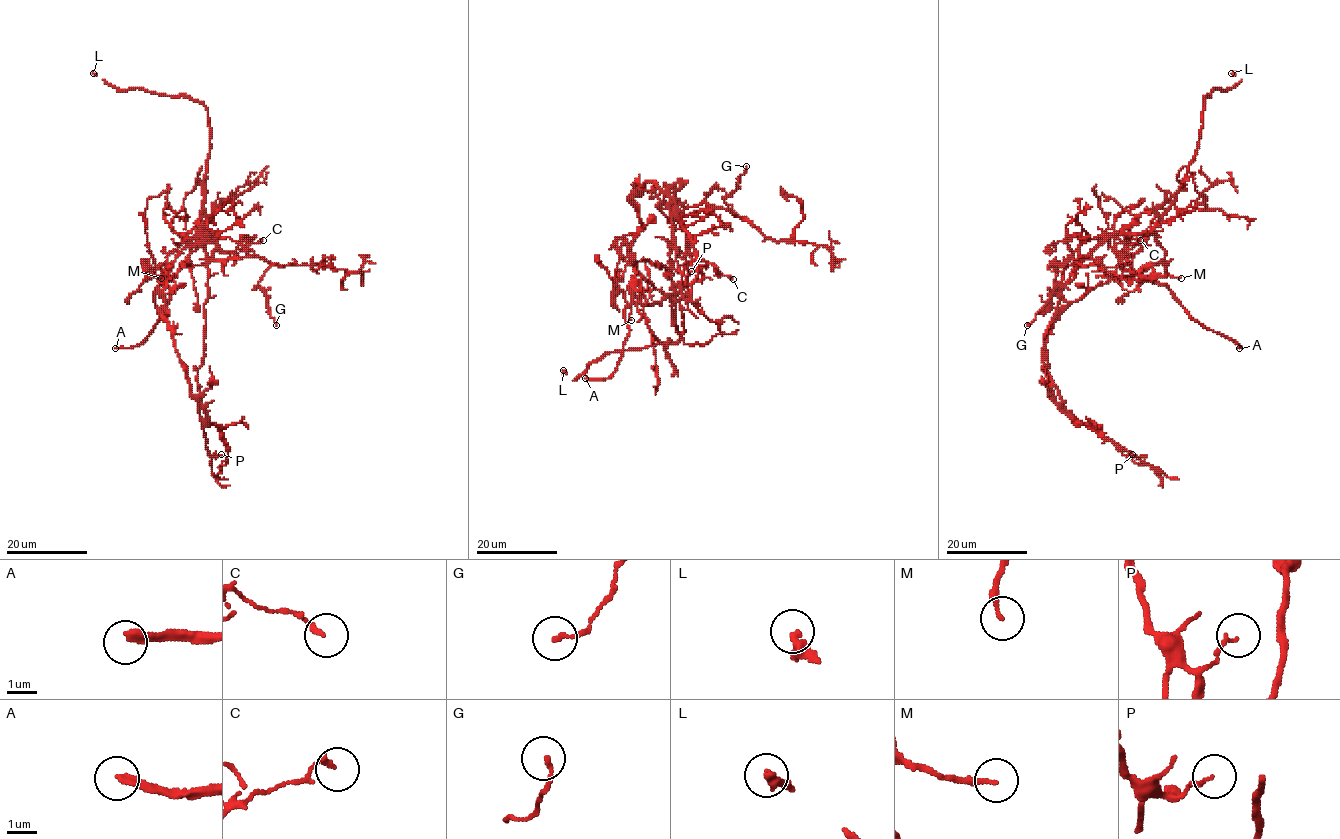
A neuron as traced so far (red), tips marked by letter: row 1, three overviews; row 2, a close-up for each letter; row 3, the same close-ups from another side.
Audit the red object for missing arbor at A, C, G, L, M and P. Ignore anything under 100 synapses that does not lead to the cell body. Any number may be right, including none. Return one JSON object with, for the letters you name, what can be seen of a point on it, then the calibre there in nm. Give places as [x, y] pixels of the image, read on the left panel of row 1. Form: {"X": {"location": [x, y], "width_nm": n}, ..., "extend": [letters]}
{"A": {"location": [115, 348], "width_nm": 280}, "extend": ["A"]}

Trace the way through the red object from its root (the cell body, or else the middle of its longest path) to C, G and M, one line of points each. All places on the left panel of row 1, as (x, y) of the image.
C: (191, 241), (200, 229), (205, 239), (201, 243), (210, 259), (216, 250), (216, 234), (225, 252), (263, 240)
G: (191, 241), (200, 229), (211, 260), (267, 260), (272, 266), (254, 288), (264, 291), (276, 325)
M: (191, 241), (199, 227), (205, 194), (202, 219), (145, 281), (153, 275), (161, 278)

